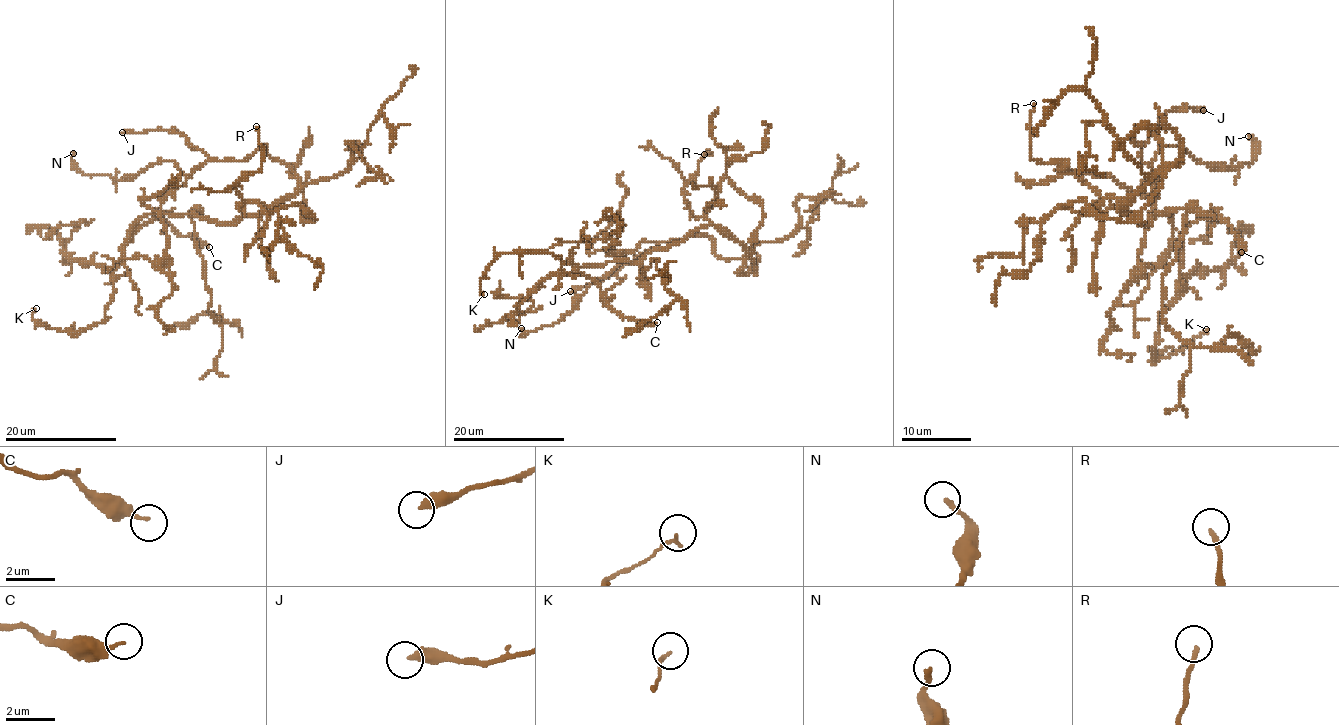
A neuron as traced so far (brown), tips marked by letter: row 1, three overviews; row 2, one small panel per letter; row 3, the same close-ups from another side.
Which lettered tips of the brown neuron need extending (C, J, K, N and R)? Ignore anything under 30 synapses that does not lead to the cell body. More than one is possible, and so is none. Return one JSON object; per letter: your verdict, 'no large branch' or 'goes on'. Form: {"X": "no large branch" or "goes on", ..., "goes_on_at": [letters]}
{"C": "no large branch", "J": "no large branch", "K": "no large branch", "N": "no large branch", "R": "goes on", "goes_on_at": ["R"]}

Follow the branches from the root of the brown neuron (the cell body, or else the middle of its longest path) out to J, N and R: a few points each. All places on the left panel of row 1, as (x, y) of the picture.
J: (282, 199), (294, 192), (297, 178), (266, 153), (266, 146), (244, 160), (212, 160), (175, 132), (122, 132)
N: (282, 199), (297, 178), (266, 146), (188, 177), (164, 160), (121, 180), (83, 174), (73, 153)
R: (282, 199), (269, 206), (242, 202), (235, 189), (245, 175), (261, 168), (263, 147), (259, 143), (256, 126)

